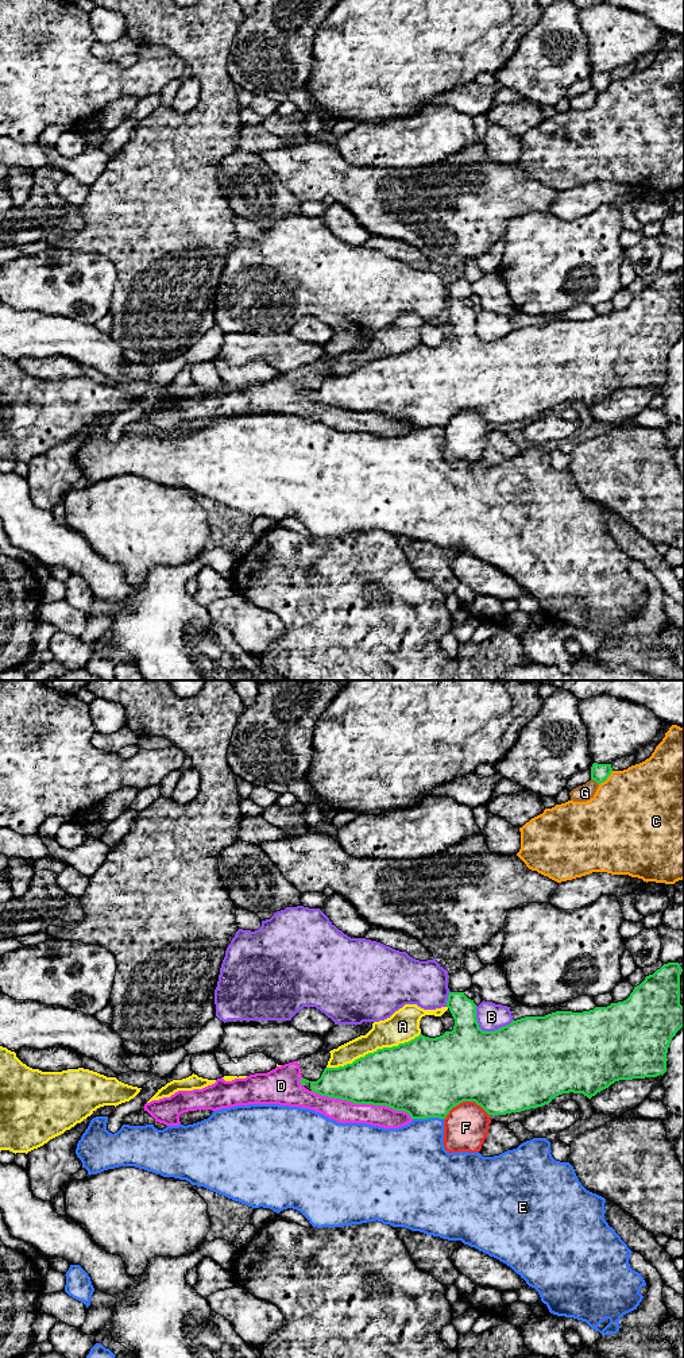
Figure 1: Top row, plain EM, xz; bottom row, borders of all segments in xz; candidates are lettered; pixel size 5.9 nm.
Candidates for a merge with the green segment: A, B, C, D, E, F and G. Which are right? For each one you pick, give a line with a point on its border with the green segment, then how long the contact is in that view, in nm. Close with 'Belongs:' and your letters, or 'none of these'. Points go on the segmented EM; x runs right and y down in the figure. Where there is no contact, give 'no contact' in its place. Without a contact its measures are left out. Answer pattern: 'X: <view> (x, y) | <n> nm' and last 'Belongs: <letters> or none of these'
Belongs: none of these

